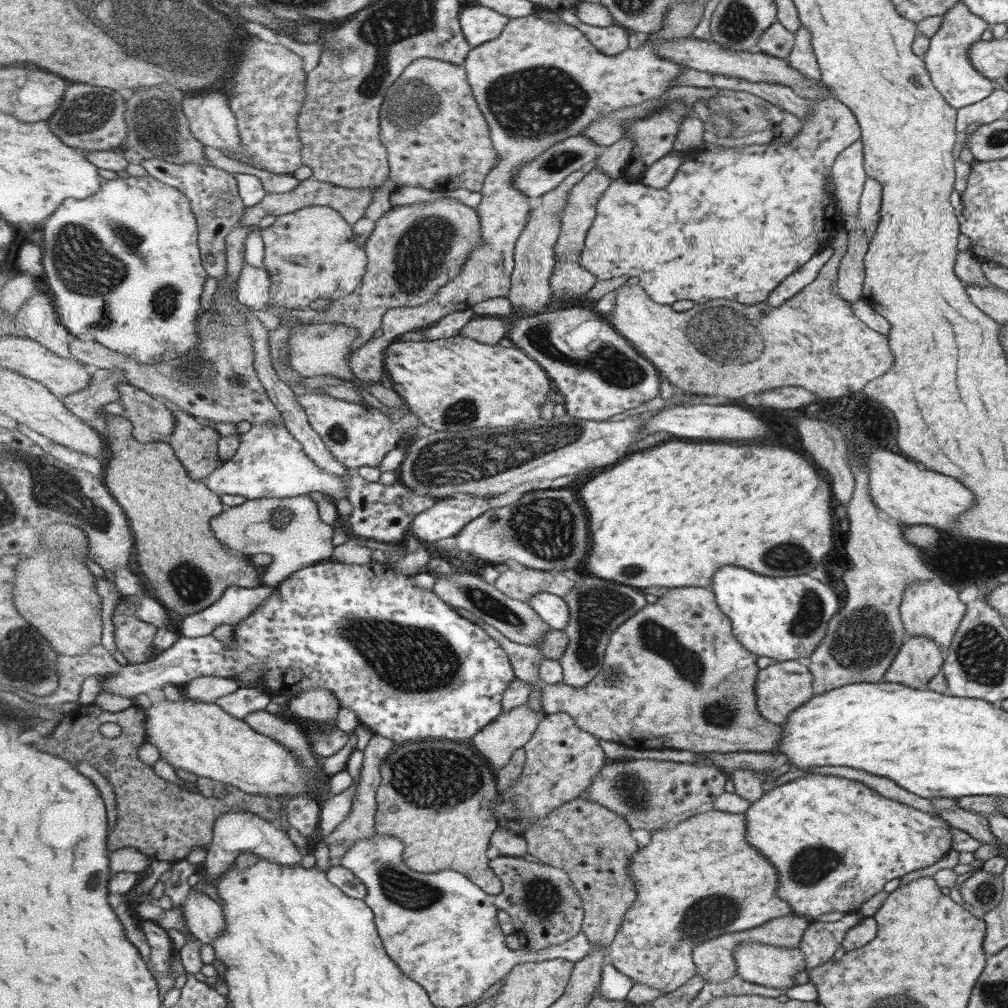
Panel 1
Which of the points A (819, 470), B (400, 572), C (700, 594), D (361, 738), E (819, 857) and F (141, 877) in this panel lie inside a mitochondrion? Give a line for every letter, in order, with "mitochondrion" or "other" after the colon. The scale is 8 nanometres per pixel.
A: other
B: other
C: other
D: other
E: mitochondrion
F: other

